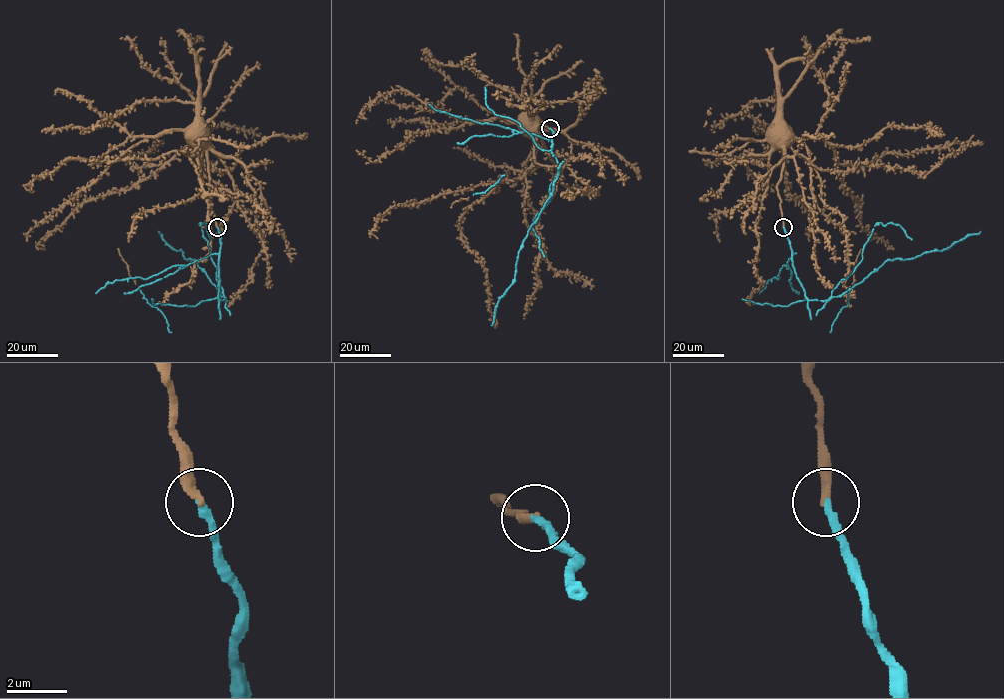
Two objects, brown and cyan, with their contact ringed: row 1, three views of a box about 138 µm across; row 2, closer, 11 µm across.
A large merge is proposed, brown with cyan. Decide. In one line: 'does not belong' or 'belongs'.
belongs

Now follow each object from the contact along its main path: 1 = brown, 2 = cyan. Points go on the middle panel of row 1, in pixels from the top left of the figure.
1: (550, 128), (542, 122), (540, 128), (531, 117)
2: (550, 128), (554, 132), (551, 152), (559, 174), (552, 194), (523, 243), (514, 283), (498, 300), (491, 325)

